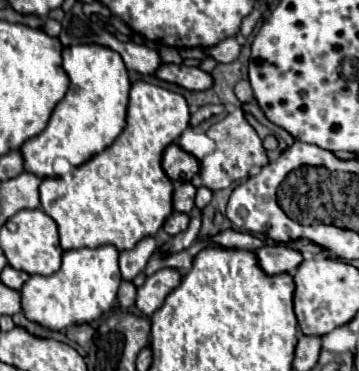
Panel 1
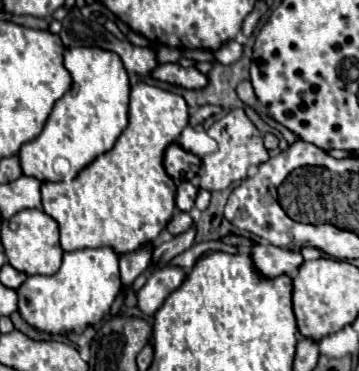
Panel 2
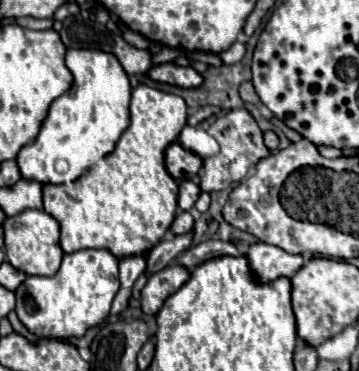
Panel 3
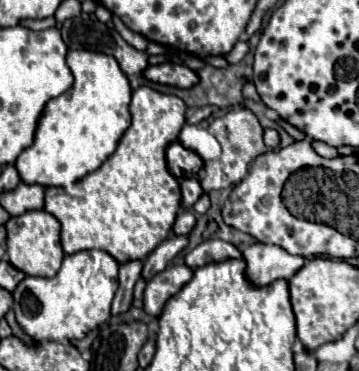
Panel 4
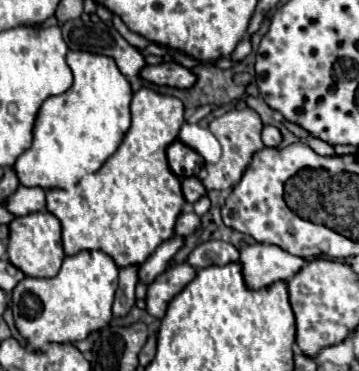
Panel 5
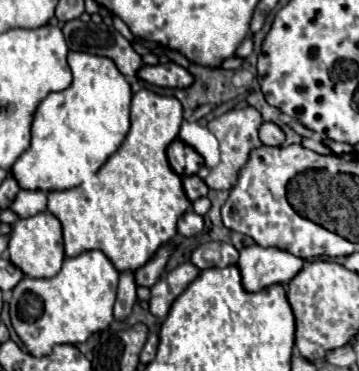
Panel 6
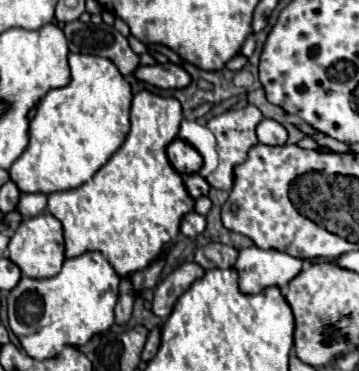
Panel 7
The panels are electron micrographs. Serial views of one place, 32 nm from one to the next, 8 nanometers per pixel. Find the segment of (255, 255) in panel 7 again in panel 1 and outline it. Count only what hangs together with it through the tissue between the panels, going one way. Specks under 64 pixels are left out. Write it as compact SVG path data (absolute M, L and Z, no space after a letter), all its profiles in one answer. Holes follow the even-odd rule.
M264 246L256 250L256 256L260 260L260 266L268 274L280 274L280 272L296 274L296 268L302 262L302 254L286 246Z

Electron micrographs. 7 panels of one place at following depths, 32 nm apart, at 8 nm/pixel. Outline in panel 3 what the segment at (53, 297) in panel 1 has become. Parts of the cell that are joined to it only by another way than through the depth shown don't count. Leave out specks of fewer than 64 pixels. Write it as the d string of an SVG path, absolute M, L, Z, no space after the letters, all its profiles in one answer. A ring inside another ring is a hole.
M78 250L72 254L64 254L60 270L48 278L48 276L28 276L20 288L16 288L16 314L26 324L28 330L36 332L38 336L48 336L48 338L70 338L70 336L82 336L88 328L100 324L106 320L110 314L112 300L116 292L120 290L120 280L118 280L118 258L106 250Z

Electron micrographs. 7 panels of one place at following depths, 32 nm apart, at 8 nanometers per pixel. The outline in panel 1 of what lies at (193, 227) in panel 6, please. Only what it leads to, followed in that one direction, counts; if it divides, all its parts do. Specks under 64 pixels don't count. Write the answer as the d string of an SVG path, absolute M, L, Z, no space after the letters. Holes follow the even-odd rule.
M172 212L172 214L166 218L166 222L164 222L162 230L164 230L168 236L174 236L174 234L178 234L178 232L186 230L186 228L188 228L188 222L190 222L190 216L188 216L188 214Z

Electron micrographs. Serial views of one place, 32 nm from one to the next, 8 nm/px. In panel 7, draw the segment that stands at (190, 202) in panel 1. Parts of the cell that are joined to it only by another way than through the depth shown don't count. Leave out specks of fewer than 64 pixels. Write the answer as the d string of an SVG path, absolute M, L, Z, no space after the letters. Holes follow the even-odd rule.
M196 174L196 176L184 176L184 184L186 184L188 194L190 194L194 200L200 198L200 196L206 196L208 190L210 190L208 182L206 182L200 174Z

